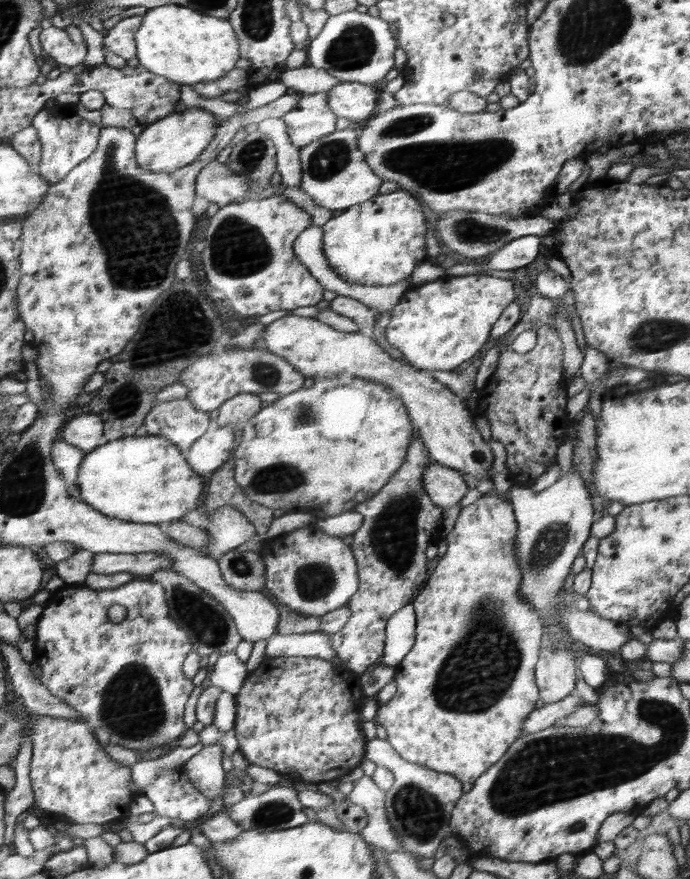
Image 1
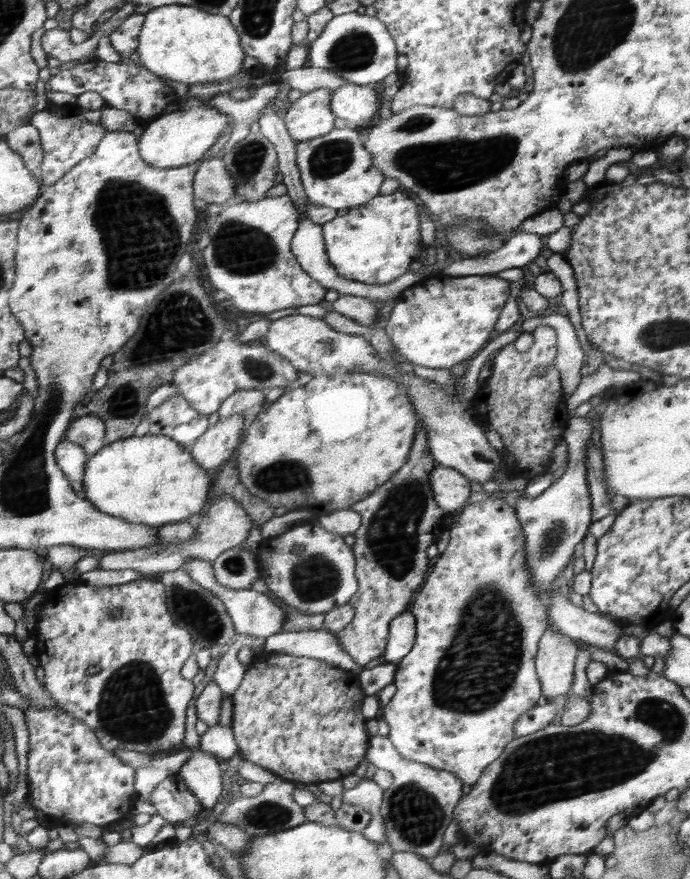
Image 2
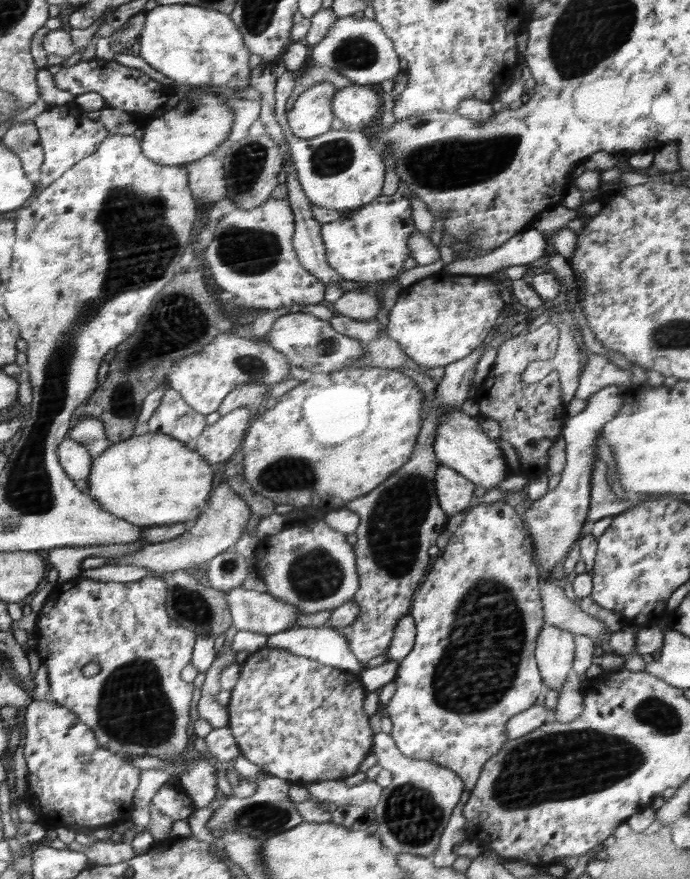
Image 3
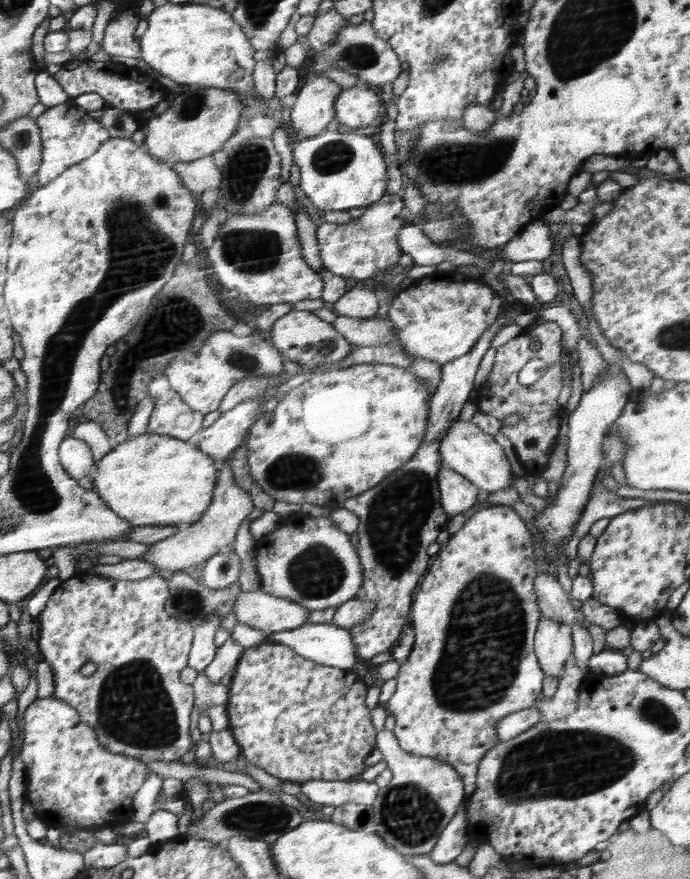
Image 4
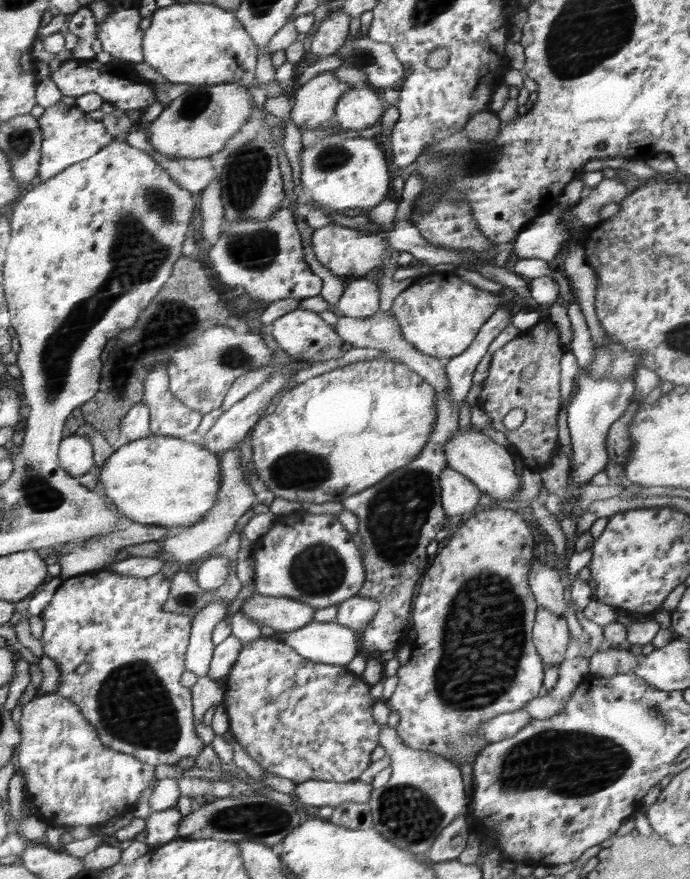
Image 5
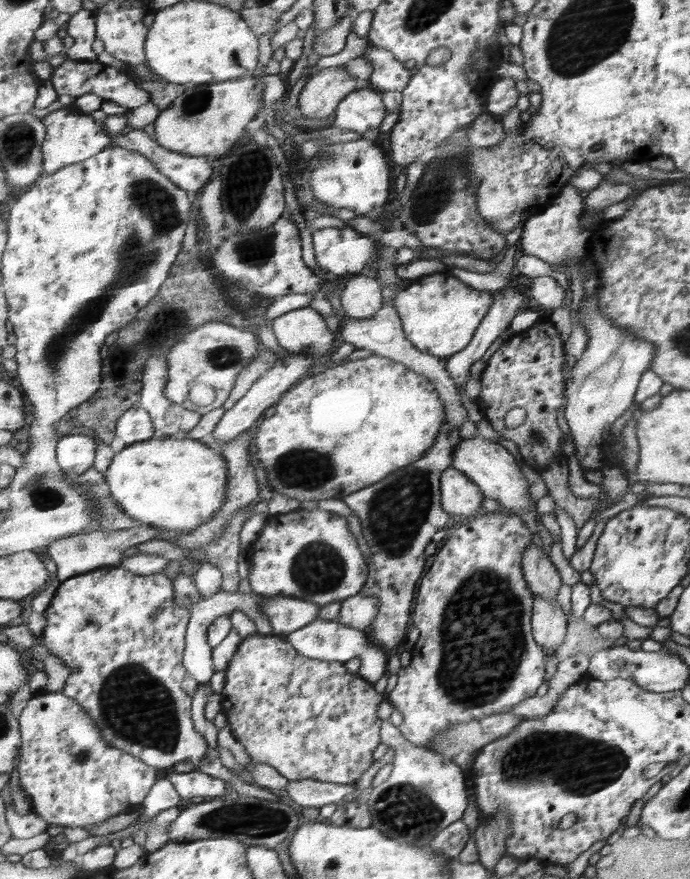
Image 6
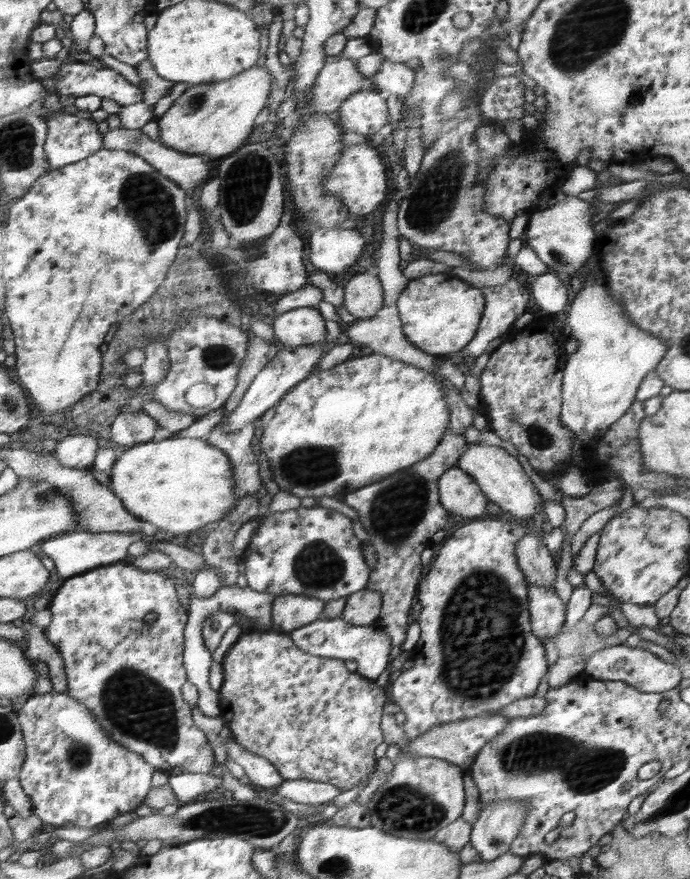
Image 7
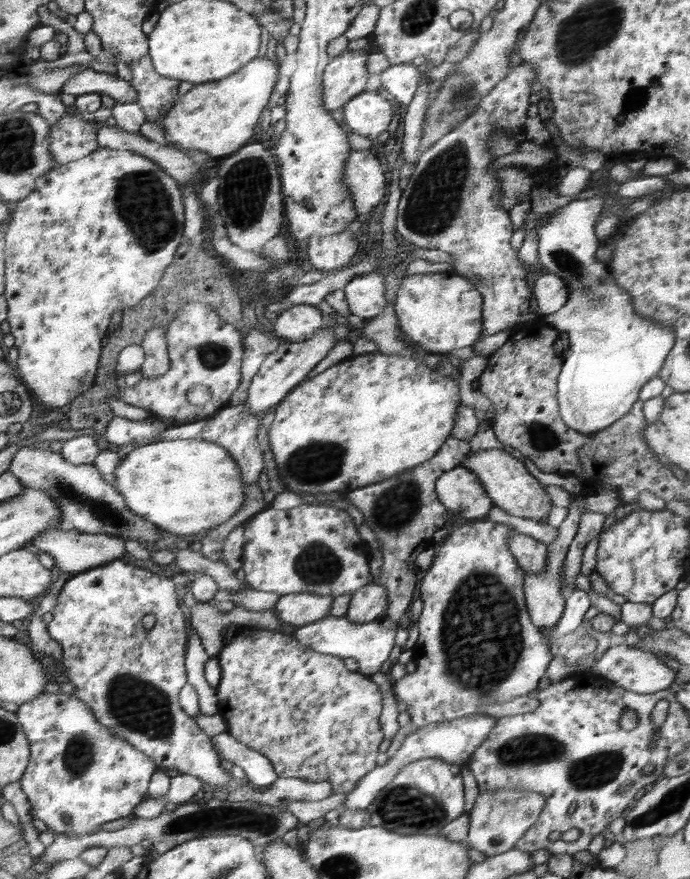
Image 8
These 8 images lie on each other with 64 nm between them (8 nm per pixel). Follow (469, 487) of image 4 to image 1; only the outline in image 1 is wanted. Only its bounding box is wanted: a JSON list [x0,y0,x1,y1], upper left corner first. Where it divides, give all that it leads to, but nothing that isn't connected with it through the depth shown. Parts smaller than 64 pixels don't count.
[422,462,468,509]

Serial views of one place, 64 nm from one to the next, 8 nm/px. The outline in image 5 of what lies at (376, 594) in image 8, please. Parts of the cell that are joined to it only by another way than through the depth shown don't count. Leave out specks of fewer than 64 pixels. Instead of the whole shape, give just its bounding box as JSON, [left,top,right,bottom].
[334,595,378,632]

